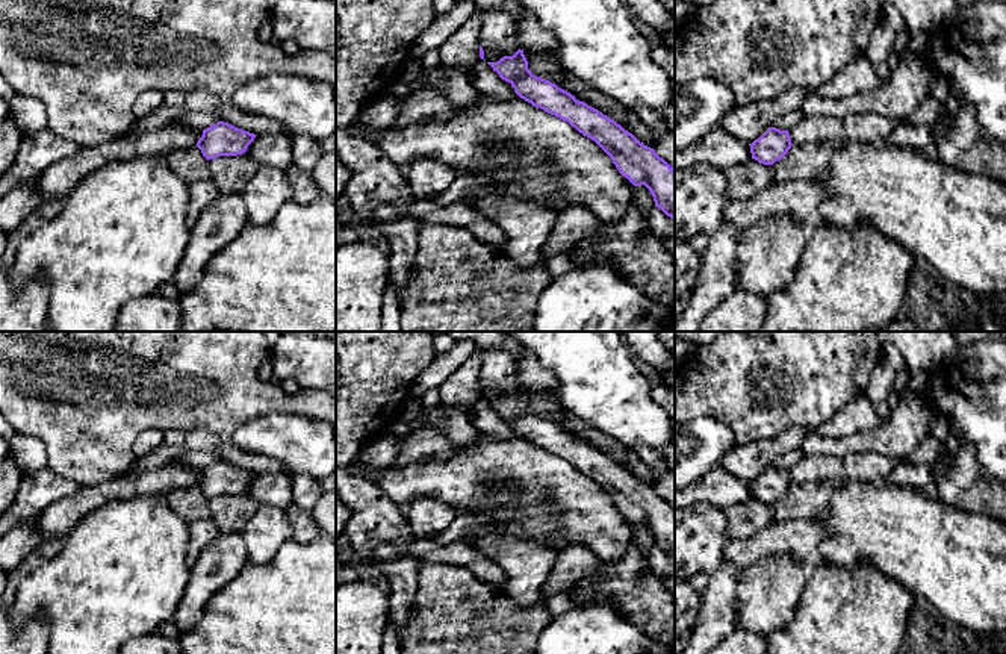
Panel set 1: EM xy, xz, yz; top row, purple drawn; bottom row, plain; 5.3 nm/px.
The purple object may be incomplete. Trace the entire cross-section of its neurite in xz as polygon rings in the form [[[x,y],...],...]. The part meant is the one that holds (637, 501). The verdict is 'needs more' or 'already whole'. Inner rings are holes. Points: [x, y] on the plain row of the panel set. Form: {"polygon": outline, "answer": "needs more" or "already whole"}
{"polygon": [[[523,389],[487,401],[514,431],[545,451],[567,460],[579,472],[595,480],[613,500],[619,512],[634,525],[644,524],[667,556],[675,559],[675,509],[654,487],[640,481],[614,459],[579,441],[555,422],[528,409]]], "answer": "already whole"}

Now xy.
{"polygon": [[[218,460],[203,469],[203,475],[198,478],[197,486],[207,500],[219,495],[238,495],[247,490],[256,475],[257,474],[228,462]]], "answer": "already whole"}

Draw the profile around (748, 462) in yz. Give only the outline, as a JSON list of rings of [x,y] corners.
[[[793,425],[775,439],[737,445],[720,459],[719,466],[738,478],[752,483],[772,466],[778,456],[800,448],[806,434],[808,430]]]

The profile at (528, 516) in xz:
[[[484,433],[477,444],[460,447],[452,459],[422,460],[387,468],[377,481],[386,495],[404,509],[421,497],[443,501],[458,512],[486,513],[536,547],[582,543],[604,563],[619,562],[631,545],[634,524],[623,516],[611,497],[567,460],[532,445],[523,438],[505,441]],[[489,477],[514,484],[514,497],[504,507],[490,504]]]

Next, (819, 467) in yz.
[[[850,453],[844,457],[831,454],[803,456],[788,469],[793,484],[811,481],[868,481],[885,483],[899,463],[897,459],[877,453]]]

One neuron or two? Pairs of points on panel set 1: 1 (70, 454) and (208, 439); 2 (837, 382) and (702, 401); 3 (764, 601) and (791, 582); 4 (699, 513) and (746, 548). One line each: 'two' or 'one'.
1: two
2: one
3: one
4: two

